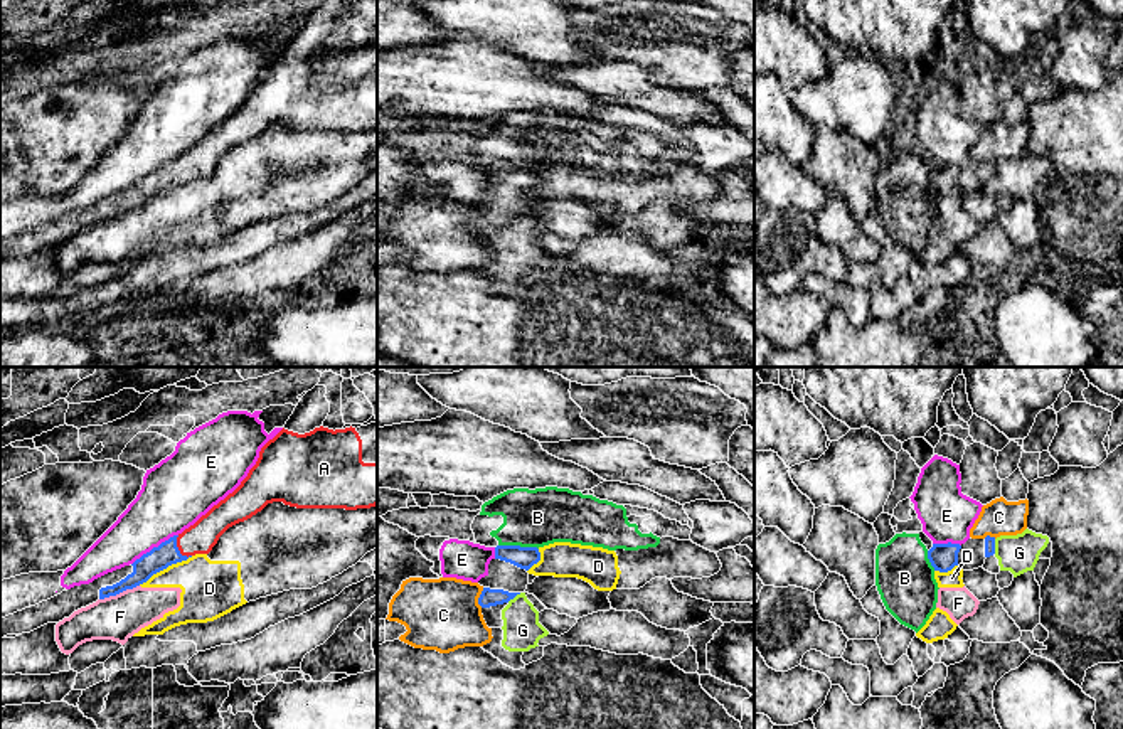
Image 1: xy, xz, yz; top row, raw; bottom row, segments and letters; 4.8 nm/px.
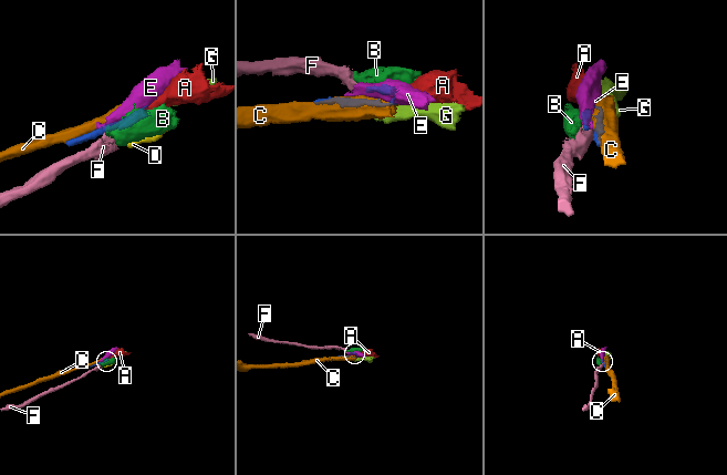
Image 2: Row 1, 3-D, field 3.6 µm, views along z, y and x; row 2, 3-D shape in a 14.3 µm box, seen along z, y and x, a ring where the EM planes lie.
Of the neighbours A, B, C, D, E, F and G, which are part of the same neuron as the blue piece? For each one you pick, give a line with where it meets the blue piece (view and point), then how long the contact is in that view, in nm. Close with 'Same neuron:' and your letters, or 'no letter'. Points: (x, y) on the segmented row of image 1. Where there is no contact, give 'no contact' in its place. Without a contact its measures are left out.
A: xy (177, 549) | 120 nm
Same neuron: A

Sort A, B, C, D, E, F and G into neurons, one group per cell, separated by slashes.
A / B D F / C / E / G

